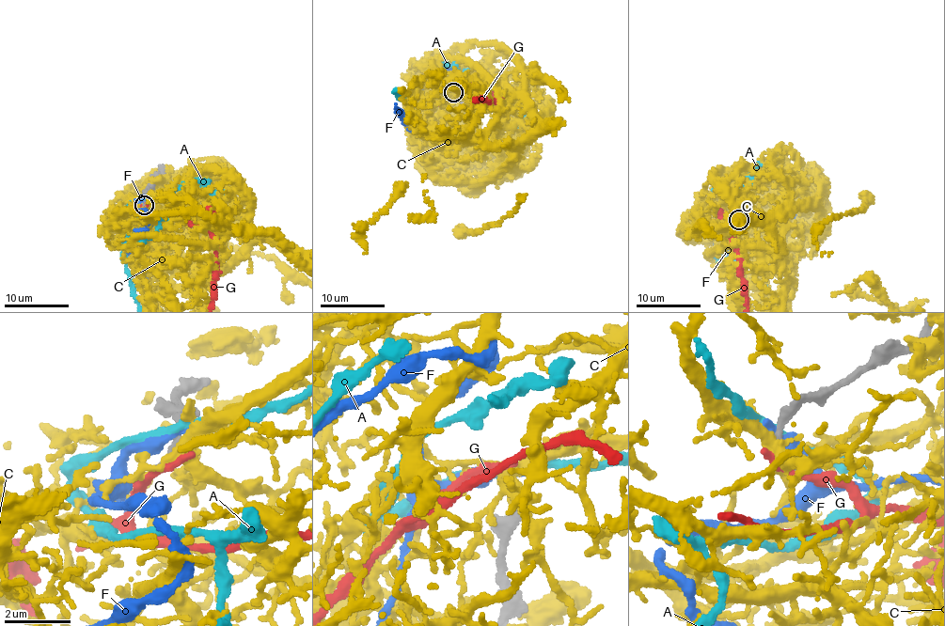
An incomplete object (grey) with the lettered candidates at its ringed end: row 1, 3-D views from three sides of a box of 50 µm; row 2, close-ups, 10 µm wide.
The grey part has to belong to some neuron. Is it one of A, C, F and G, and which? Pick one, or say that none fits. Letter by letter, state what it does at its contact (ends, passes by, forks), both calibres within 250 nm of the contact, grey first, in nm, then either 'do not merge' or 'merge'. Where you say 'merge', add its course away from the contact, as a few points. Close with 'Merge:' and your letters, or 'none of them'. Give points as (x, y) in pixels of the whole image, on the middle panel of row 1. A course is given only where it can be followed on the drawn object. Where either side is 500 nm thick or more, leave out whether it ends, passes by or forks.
A: it passes by; calibres 260 and 190 nm; do not merge
C: it passes by; calibres 240 and 120 nm; do not merge
F: it ends; calibres 260 and 380 nm; do not merge
G: it ends; calibres 280 and 300 nm; do not merge
Merge: none of them

